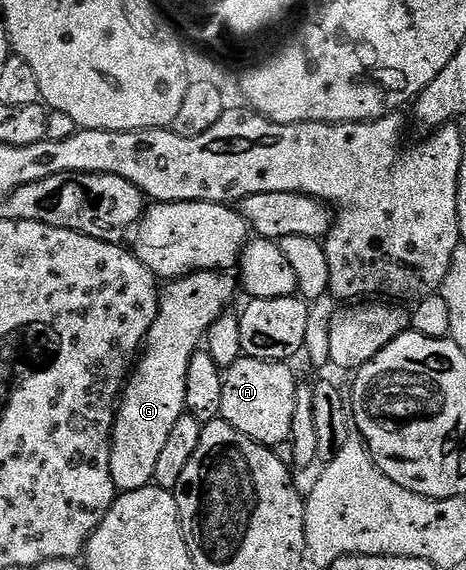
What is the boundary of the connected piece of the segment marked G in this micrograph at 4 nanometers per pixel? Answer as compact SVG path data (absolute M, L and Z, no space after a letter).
M190 272L160 291L157 318L121 393L111 431L109 470L120 493L141 490L154 481L157 457L177 418L185 414L189 362L204 343L209 326L232 307L235 288L237 292L236 277L226 272Z

